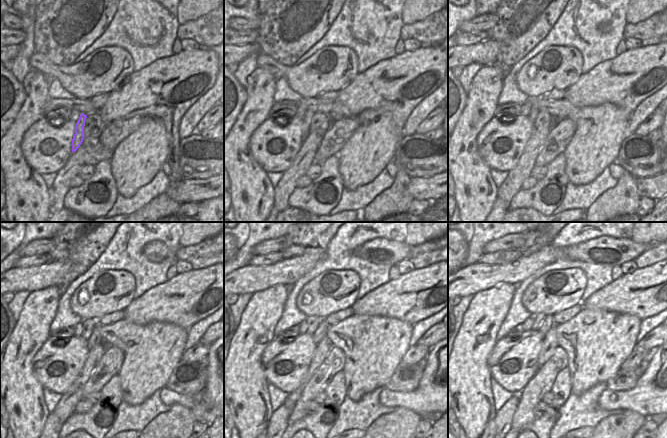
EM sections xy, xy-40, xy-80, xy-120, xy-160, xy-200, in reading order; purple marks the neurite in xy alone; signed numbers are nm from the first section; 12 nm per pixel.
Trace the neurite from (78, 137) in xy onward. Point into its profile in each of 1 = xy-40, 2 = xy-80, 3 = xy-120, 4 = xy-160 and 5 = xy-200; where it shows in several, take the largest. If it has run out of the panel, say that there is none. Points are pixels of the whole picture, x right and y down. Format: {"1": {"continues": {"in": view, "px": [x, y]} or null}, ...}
{"1": {"continues": {"in": "xy-40", "px": [308, 115]}}, "2": {"continues": {"in": "xy-80", "px": [534, 110]}}, "3": {"continues": {"in": "xy-120", "px": [88, 324]}}, "4": {"continues": {"in": "xy-160", "px": [313, 322]}}, "5": {"continues": {"in": "xy-200", "px": [538, 318]}}}

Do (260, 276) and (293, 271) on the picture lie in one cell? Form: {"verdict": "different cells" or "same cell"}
{"verdict": "same cell"}

